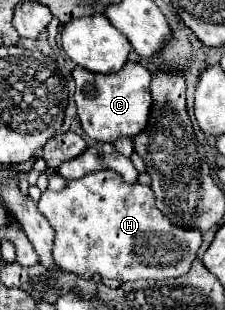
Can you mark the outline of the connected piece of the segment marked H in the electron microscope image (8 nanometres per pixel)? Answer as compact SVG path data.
M112 169L94 171L94 173L88 173L88 175L80 177L80 179L74 179L74 181L70 181L62 191L58 191L58 193L52 193L52 191L46 189L46 191L42 193L40 201L38 201L38 209L40 209L40 213L50 221L50 225L54 227L54 233L56 233L56 237L54 237L54 249L52 249L52 259L54 259L54 263L56 263L58 267L70 271L70 273L76 273L76 275L84 277L84 279L92 279L94 273L98 273L100 277L118 279L118 281L122 281L122 283L124 283L124 281L140 281L140 279L146 279L146 281L148 281L148 279L176 279L176 277L188 273L188 269L190 269L192 261L196 259L196 253L198 253L198 249L200 249L200 245L202 245L202 235L196 233L196 229L186 231L186 229L174 227L174 225L156 209L156 205L154 205L154 193L152 193L152 189L150 189L148 185L142 185L142 183L126 183L126 181L122 179L122 175L116 173L116 171L112 171Z

